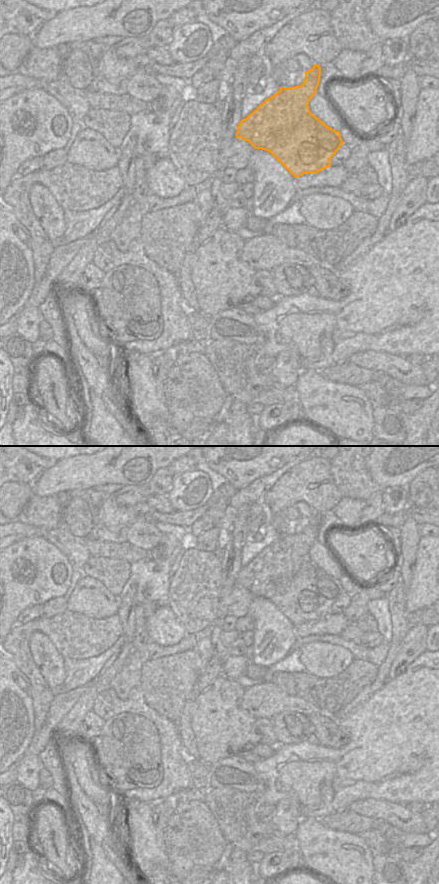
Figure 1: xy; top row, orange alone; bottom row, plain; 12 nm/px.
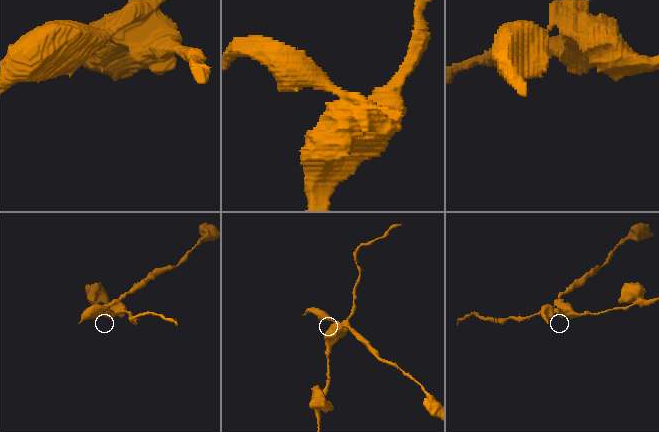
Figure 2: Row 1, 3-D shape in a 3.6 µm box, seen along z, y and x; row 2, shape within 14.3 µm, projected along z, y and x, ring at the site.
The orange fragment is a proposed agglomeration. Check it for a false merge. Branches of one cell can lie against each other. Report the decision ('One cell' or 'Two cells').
Two cells

